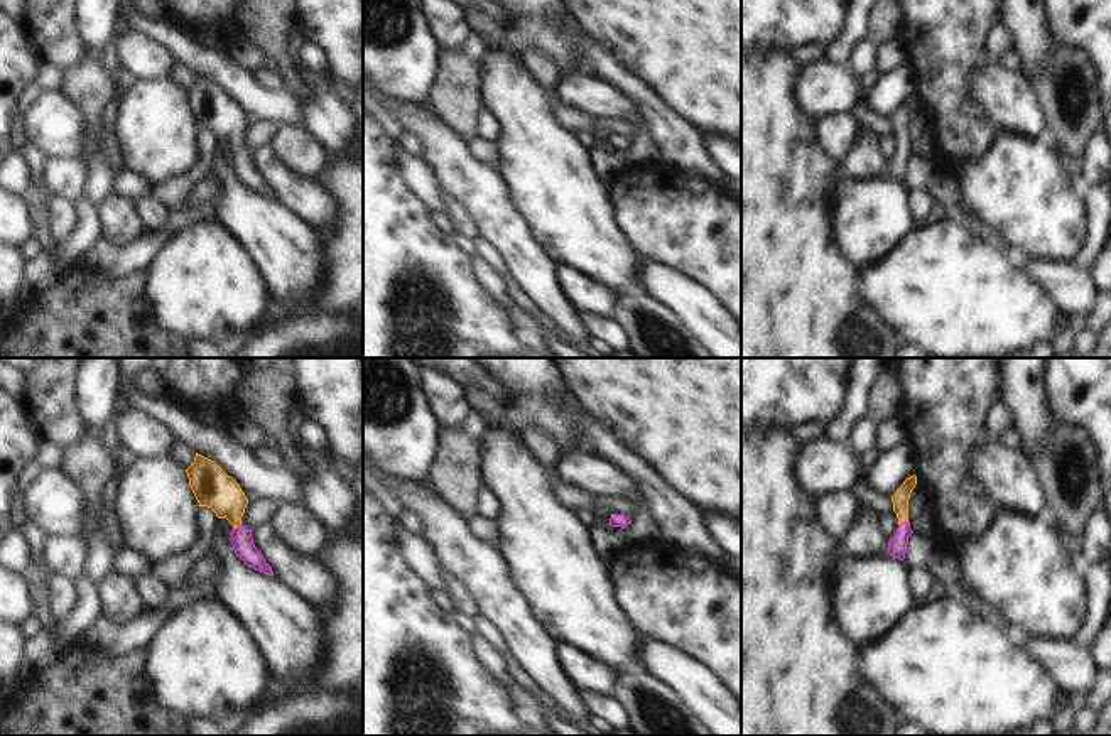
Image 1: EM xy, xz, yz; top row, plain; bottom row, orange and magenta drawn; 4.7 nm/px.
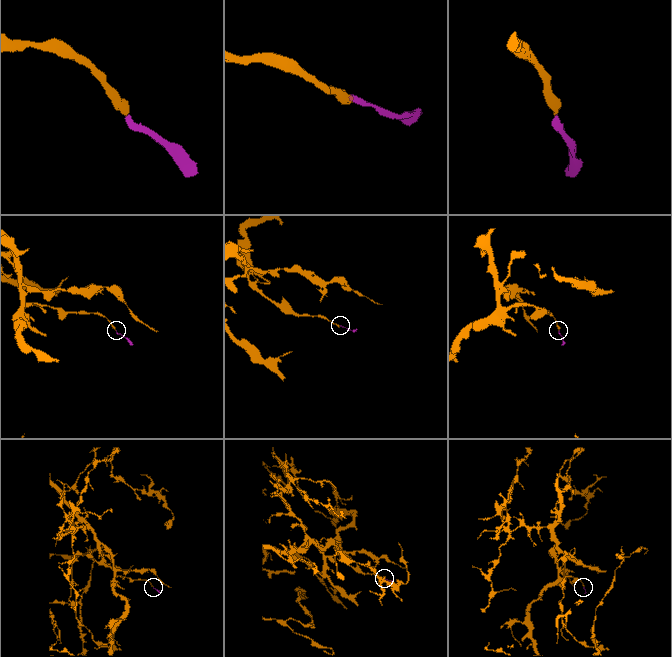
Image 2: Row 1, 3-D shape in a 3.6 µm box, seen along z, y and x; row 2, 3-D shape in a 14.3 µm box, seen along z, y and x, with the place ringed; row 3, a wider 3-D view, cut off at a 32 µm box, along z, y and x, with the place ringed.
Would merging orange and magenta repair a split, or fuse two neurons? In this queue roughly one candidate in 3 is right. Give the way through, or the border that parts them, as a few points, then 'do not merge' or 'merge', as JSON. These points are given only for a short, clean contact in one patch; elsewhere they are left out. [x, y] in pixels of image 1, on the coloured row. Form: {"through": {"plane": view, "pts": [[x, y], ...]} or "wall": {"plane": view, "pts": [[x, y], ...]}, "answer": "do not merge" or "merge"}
{"through": {"plane": "yz", "pts": [[900, 498], [902, 522], [902, 535], [897, 546]]}, "answer": "merge"}

